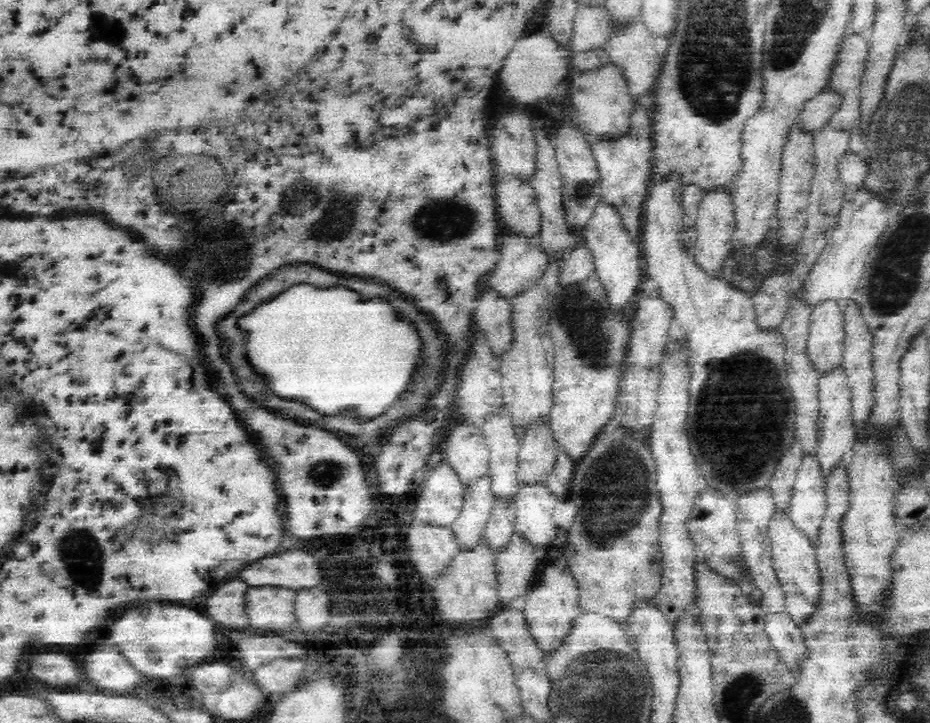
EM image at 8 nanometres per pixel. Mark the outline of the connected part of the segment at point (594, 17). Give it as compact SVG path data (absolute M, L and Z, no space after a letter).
M577 5L572 16L572 28L567 46L571 50L602 47L608 36L607 8L605 6Z

